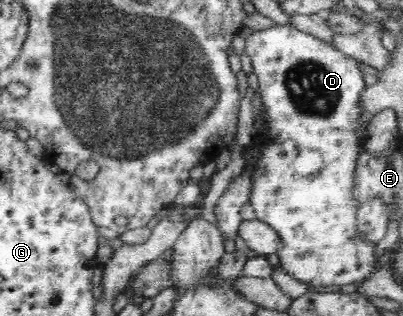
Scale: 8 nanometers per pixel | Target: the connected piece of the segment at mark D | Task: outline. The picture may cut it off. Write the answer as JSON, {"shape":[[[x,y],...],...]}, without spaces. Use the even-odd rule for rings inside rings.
{"shape":[[[276,24],[266,30],[253,31],[253,34],[245,39],[245,44],[245,51],[250,56],[254,74],[258,79],[260,98],[266,107],[265,110],[268,115],[266,118],[268,129],[258,132],[262,155],[252,174],[253,188],[250,203],[253,205],[256,219],[268,224],[275,229],[277,234],[280,234],[282,247],[276,253],[286,274],[314,287],[328,287],[332,285],[343,287],[363,282],[366,278],[372,276],[372,271],[376,265],[375,257],[373,257],[375,244],[369,243],[367,239],[363,239],[363,233],[359,233],[357,227],[355,227],[355,216],[357,216],[358,208],[355,205],[355,201],[353,201],[355,162],[357,162],[357,154],[361,150],[361,140],[365,137],[355,135],[355,126],[357,126],[357,118],[359,118],[359,96],[361,96],[361,92],[363,92],[367,82],[363,79],[364,74],[353,57],[347,56],[344,52],[337,50],[332,44],[320,40],[312,34],[297,30],[291,24]]]}

